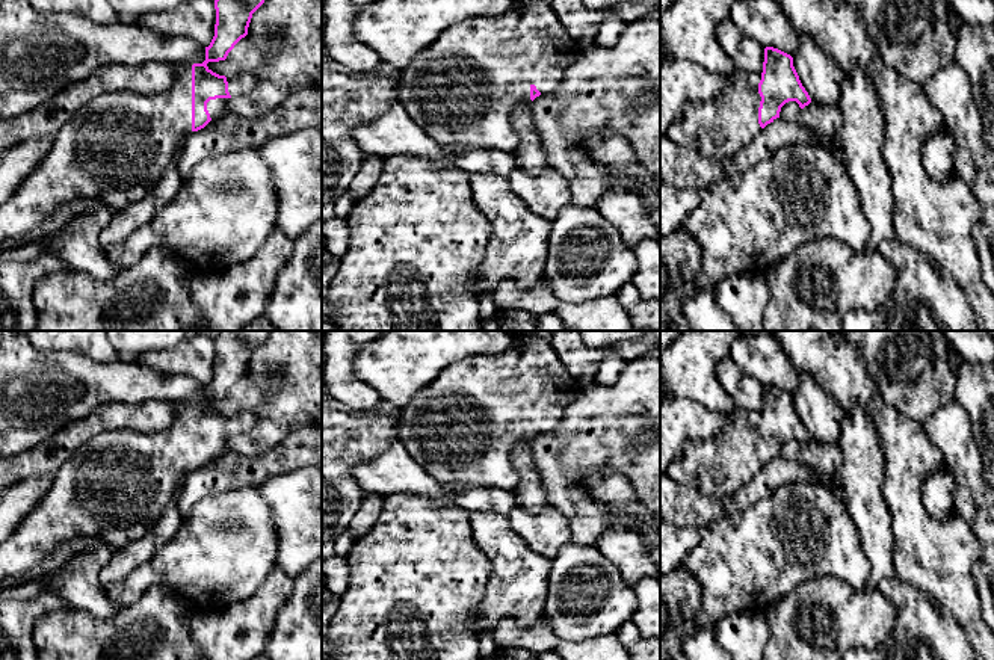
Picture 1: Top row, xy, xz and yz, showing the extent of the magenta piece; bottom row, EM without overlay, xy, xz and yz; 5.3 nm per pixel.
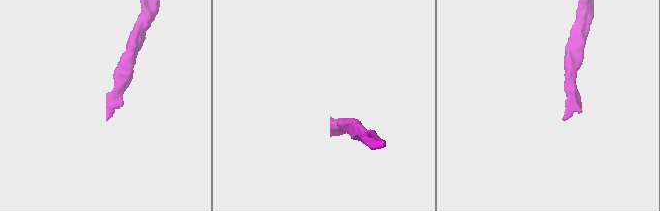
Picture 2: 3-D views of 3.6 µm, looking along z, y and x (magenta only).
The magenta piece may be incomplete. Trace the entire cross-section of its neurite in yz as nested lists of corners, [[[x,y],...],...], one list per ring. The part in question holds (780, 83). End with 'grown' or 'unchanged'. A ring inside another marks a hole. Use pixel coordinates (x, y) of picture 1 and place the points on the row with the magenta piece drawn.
[[[766,47],[761,74],[734,71],[719,97],[710,101],[689,103],[678,121],[668,128],[666,136],[677,146],[722,162],[734,157],[767,124],[779,118],[781,107],[789,101],[796,101],[804,109],[811,98],[799,80],[793,57],[778,48]]]; grown

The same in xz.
[[[515,0],[505,15],[464,20],[417,53],[399,71],[397,101],[446,148],[482,146],[514,153],[520,145],[512,124],[514,109],[556,91],[583,47],[566,33],[548,2]]]; grown

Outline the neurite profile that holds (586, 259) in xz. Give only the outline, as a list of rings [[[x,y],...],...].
[[[571,202],[551,222],[542,279],[559,299],[583,302],[615,296],[621,287],[631,282],[636,269],[637,258],[633,249],[622,243],[619,231],[597,208]]]

